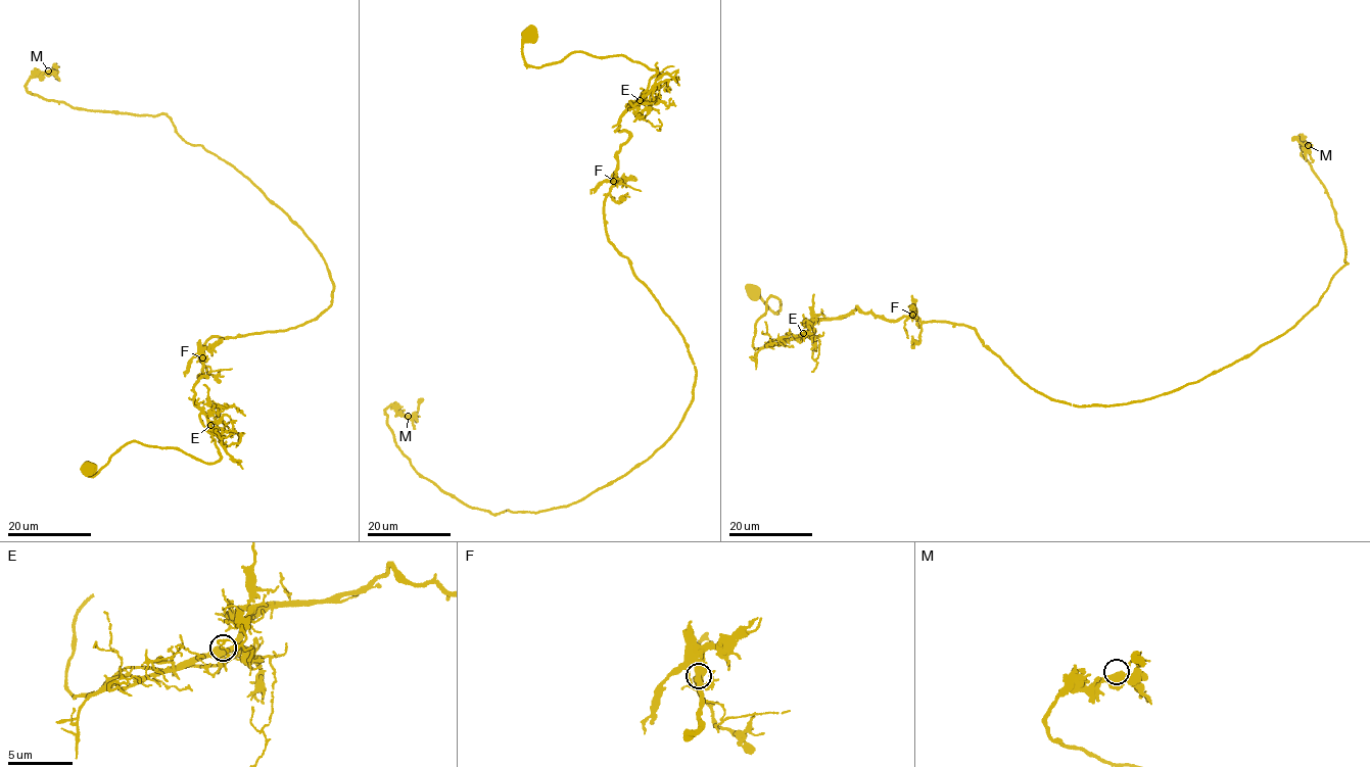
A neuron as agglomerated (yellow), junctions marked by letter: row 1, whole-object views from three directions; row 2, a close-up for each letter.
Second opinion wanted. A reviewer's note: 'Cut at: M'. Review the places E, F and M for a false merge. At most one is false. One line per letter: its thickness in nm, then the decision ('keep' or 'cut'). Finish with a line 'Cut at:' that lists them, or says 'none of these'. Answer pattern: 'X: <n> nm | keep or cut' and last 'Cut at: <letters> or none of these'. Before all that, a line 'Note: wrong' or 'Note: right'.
Note: wrong
E: 440 nm | keep
F: 460 nm | keep
M: 460 nm | keep
Cut at: none of these

